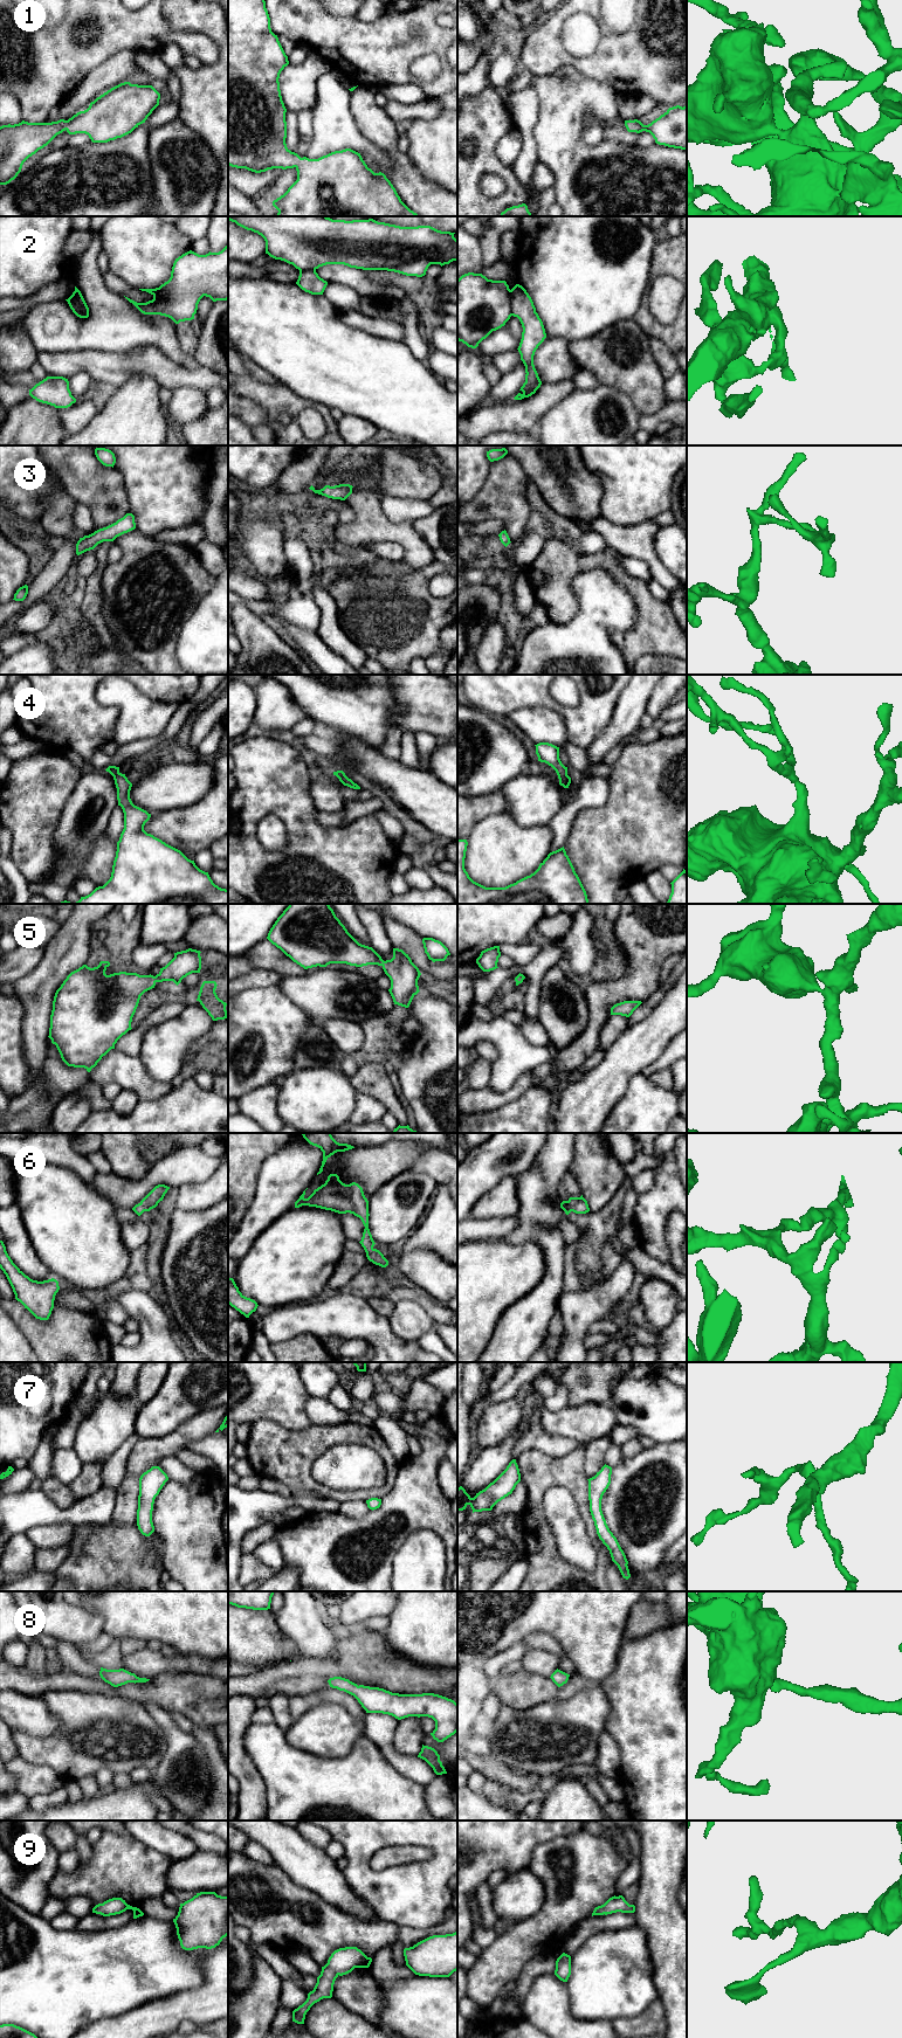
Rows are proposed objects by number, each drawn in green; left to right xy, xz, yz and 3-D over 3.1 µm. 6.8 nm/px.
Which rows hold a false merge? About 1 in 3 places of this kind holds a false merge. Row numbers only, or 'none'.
2

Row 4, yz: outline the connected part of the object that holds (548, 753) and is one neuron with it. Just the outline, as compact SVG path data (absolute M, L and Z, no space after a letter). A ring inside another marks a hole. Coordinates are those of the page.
M539 742L535 746L538 761L551 766L558 775L559 785L569 788L571 778L567 775L567 767L565 767L559 759L559 747L549 742Z

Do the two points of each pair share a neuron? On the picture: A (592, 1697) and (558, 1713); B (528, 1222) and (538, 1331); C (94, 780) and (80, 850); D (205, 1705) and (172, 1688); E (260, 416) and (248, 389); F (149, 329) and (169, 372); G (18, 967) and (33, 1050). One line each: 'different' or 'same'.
A: same
B: same
C: same
D: same
E: different
F: different
G: different

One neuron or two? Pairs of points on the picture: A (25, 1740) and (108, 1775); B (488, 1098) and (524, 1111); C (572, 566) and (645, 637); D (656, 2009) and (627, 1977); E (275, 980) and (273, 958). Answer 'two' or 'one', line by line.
A: two
B: two
C: one
D: two
E: two

